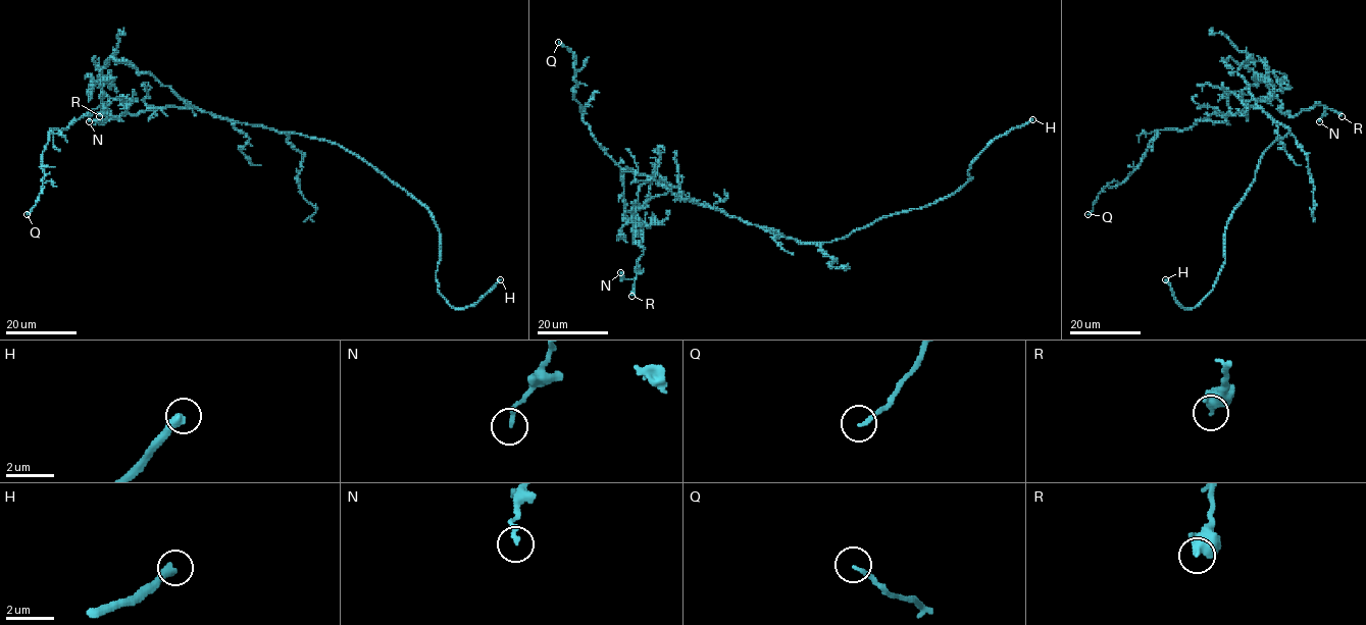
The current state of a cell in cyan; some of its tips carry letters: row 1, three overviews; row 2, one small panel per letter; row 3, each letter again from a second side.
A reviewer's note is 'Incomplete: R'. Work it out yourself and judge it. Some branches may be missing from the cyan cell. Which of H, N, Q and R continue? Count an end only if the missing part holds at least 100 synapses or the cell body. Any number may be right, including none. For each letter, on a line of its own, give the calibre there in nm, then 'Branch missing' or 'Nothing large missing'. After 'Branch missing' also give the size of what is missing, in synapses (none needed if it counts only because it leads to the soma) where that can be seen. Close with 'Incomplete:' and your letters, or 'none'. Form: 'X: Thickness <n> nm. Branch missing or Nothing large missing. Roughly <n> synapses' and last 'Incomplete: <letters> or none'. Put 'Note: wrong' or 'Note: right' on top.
Note: wrong
H: Thickness 400 nm. Branch missing
N: Thickness 200 nm. Nothing large missing
Q: Thickness 170 nm. Nothing large missing
R: Thickness 440 nm. Nothing large missing
Incomplete: H

